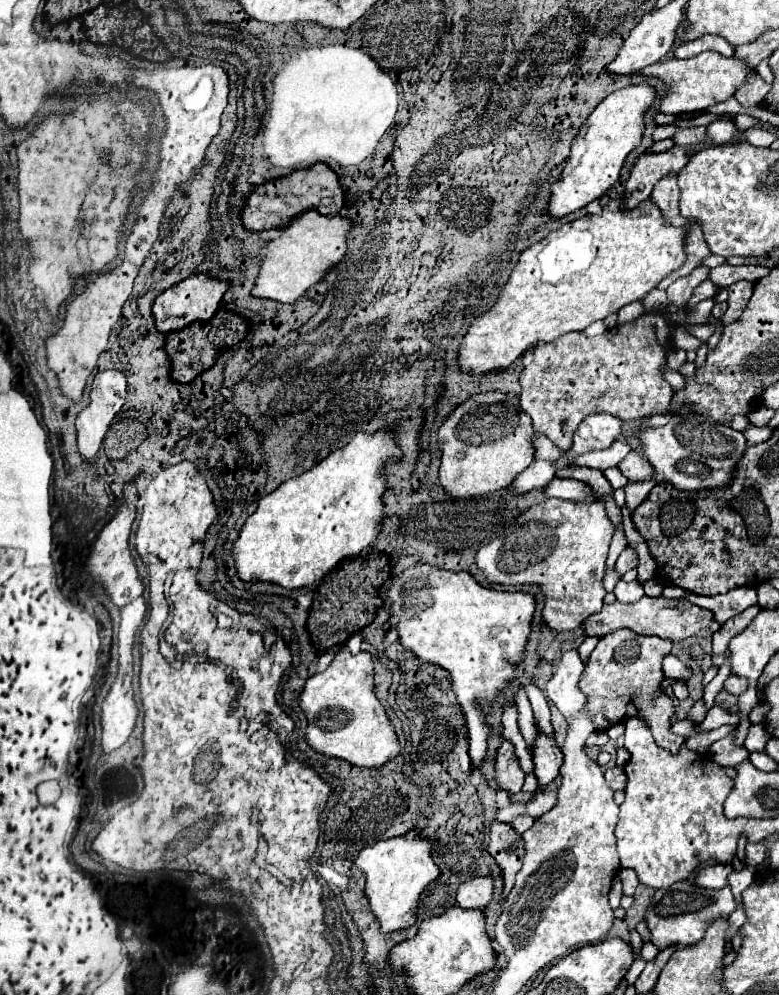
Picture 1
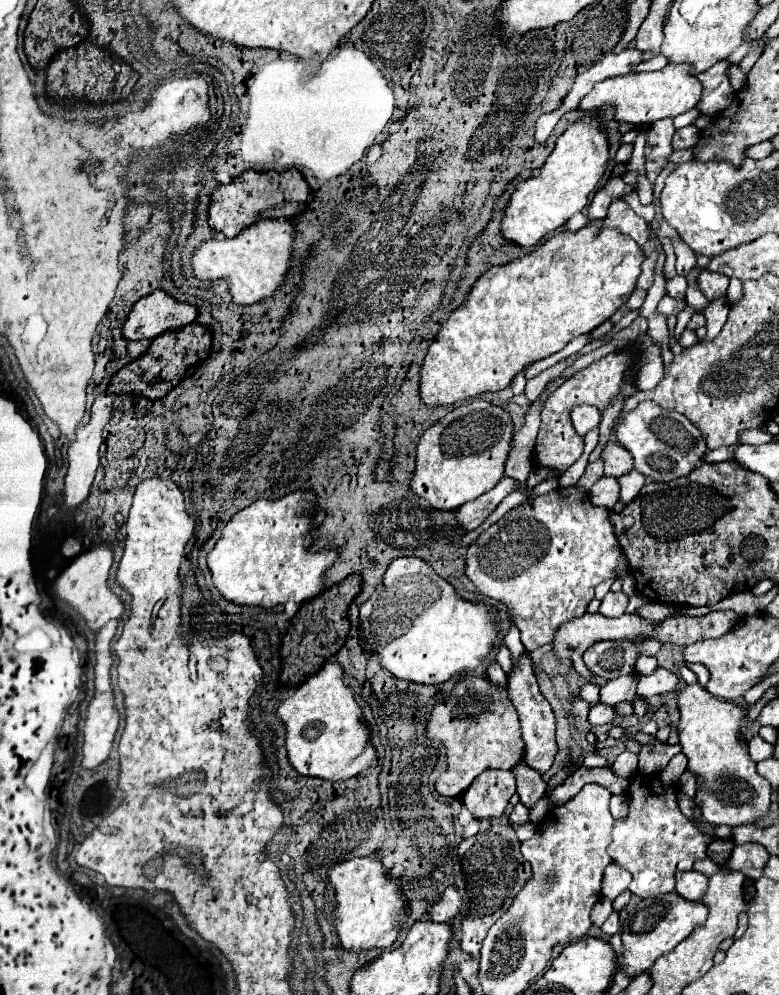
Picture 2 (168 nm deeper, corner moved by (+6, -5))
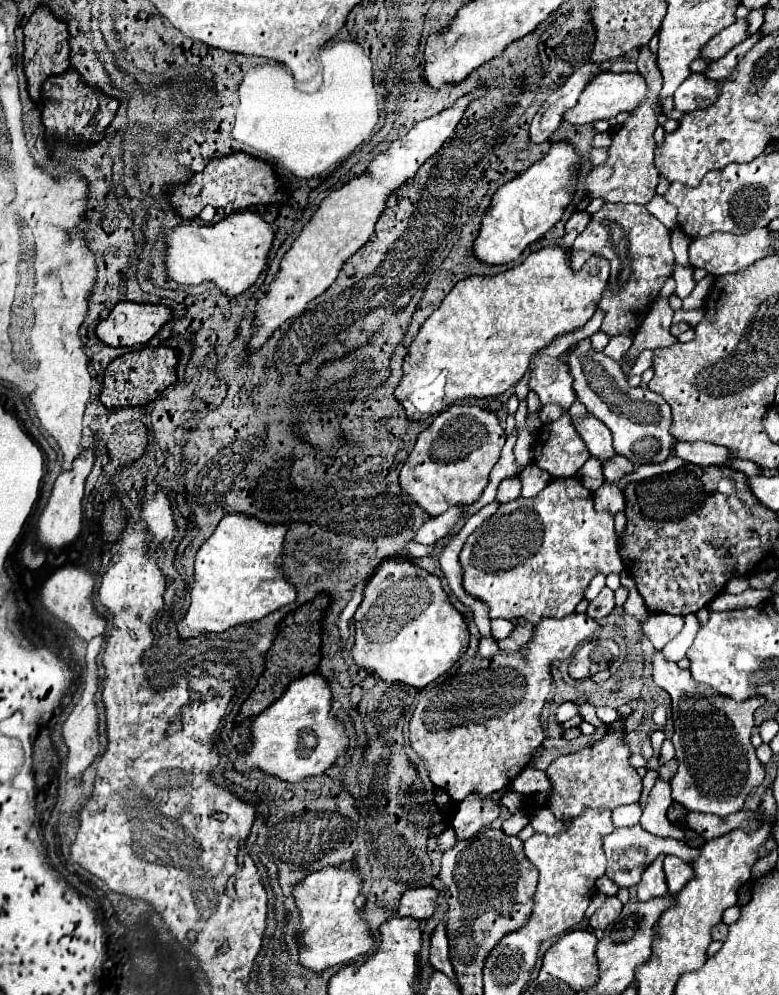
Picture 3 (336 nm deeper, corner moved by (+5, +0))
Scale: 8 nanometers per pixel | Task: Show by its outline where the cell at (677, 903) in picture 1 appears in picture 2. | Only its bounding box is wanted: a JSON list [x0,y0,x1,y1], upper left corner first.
[617,894,707,978]

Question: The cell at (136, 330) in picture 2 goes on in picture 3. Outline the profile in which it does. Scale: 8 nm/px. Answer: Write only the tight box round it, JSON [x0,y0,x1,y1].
[96,301,172,347]

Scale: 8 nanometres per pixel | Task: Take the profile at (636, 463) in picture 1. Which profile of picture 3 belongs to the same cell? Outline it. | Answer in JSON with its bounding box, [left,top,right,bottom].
[572,415,616,463]

